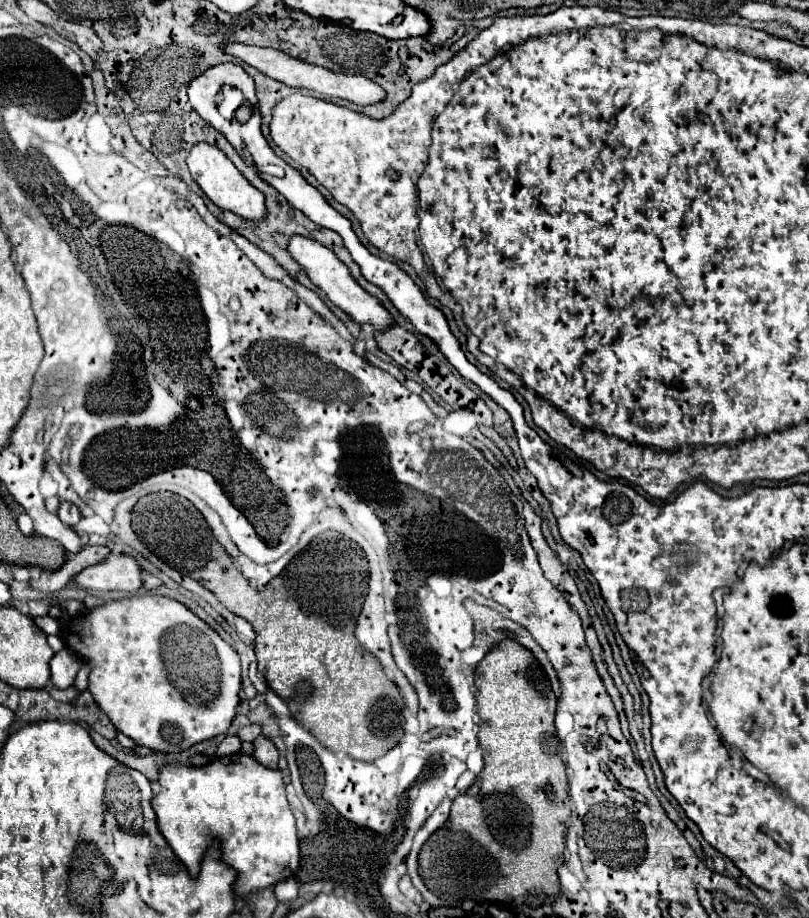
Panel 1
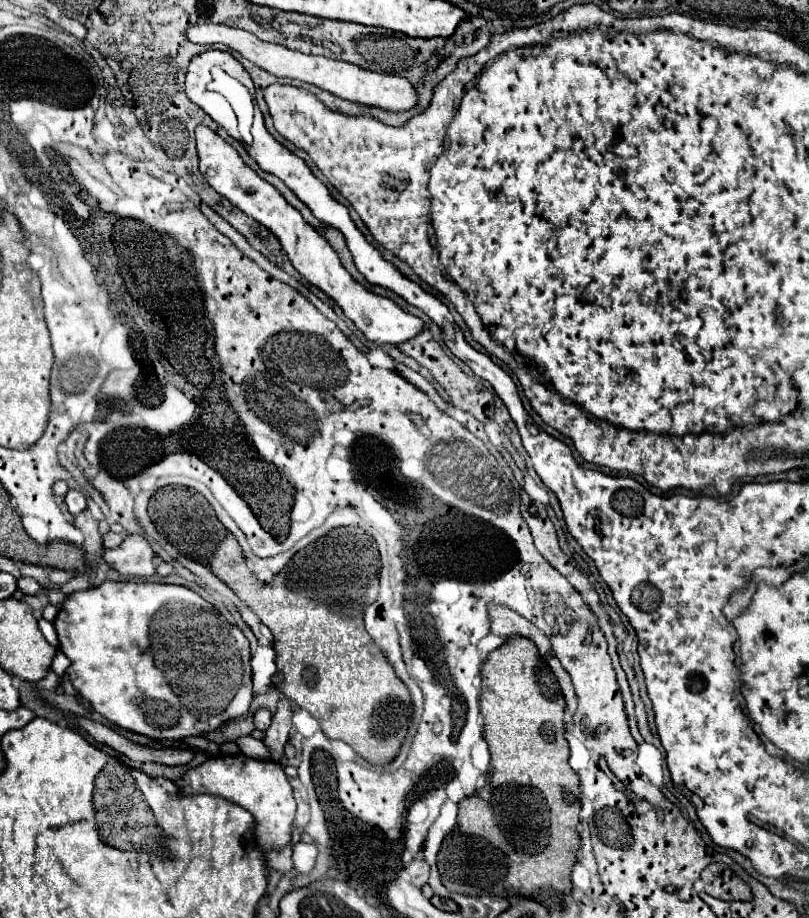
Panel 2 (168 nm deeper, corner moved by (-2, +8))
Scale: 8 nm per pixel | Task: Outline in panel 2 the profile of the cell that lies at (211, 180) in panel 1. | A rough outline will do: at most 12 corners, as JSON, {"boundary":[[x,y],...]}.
{"boundary":[[208,126],[200,172],[272,230],[292,266],[378,344],[424,322],[370,292],[282,194]]}

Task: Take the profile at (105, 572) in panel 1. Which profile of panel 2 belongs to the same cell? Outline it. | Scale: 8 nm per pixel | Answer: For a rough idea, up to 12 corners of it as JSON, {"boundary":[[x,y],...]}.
{"boundary":[[128,536],[104,562],[126,578],[150,578],[154,552]]}

